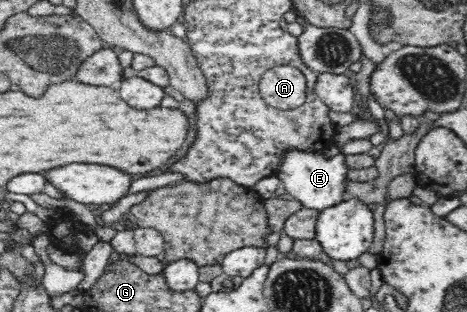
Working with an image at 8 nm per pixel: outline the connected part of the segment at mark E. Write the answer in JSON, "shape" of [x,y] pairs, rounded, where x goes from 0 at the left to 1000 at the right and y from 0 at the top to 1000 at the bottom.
{"shape":[[[619,478],[619,487],[608,490],[587,561],[597,571],[600,593],[606,593],[612,615],[619,615],[636,644],[649,647],[651,667],[687,679],[709,660],[726,657],[737,641],[739,577],[747,551],[737,519],[739,503],[730,490],[713,503],[698,503],[692,484],[662,487]]]}

